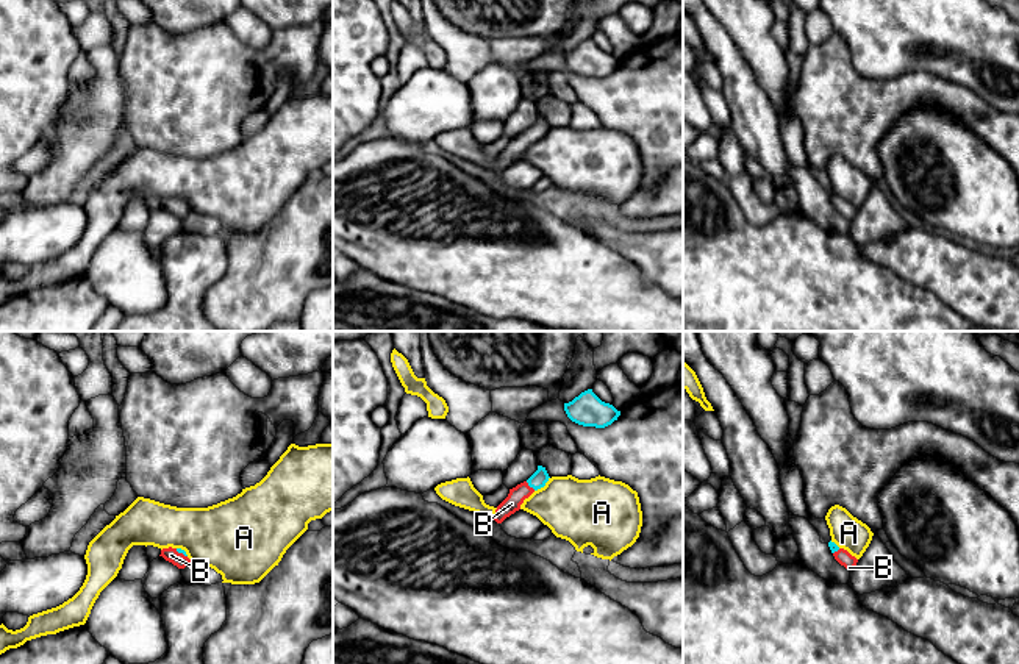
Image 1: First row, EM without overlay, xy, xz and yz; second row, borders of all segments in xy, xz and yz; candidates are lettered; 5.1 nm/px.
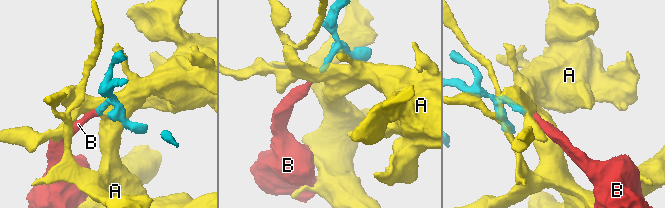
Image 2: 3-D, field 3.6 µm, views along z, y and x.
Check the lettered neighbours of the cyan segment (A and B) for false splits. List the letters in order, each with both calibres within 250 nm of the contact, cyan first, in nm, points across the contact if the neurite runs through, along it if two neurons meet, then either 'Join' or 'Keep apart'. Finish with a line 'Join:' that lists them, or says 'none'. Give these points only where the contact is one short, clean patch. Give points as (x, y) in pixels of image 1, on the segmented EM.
A: Thickness 90 nm (cyan) against 340 nm. Boundary: xz (549, 477), (535, 491). Keep apart
B: Thickness 90 nm (cyan) against 90 nm. Path across: xz (538, 480), (530, 486), (511, 503). Join
Join: B

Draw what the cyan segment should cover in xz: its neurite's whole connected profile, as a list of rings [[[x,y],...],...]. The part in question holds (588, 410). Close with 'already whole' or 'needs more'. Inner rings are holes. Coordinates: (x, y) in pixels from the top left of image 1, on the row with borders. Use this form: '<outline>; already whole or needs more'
[[[592,389],[581,392],[572,402],[564,403],[567,417],[583,427],[605,428],[620,416],[613,405],[602,402]]]; already whole

